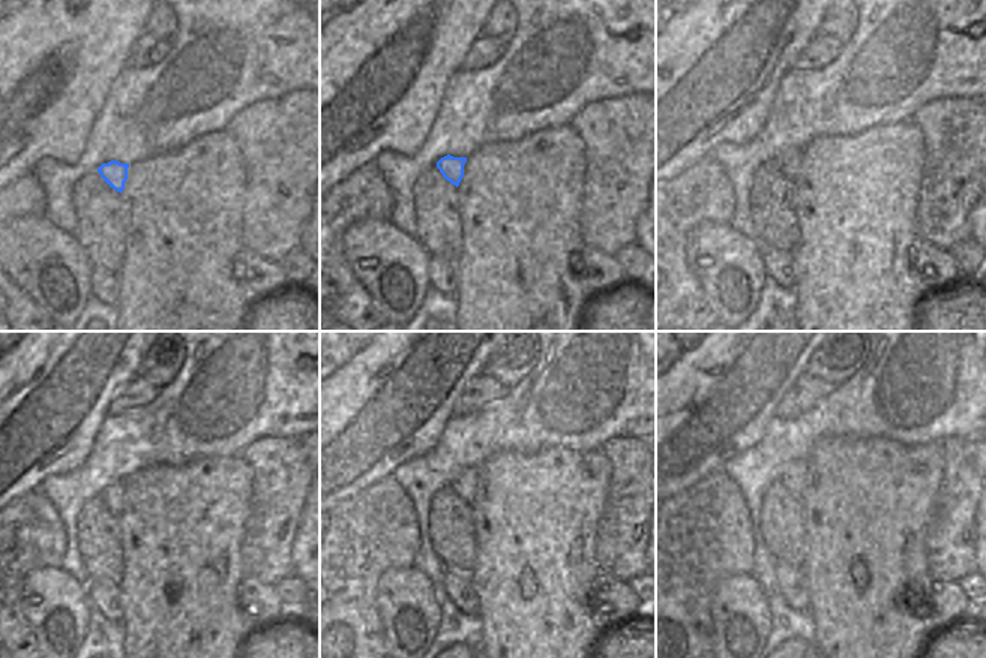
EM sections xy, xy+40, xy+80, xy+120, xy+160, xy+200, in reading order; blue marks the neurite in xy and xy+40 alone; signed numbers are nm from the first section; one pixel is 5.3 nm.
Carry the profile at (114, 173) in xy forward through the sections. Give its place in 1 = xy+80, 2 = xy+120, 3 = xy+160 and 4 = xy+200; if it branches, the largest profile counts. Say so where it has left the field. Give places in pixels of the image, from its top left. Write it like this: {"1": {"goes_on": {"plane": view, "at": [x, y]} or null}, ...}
{"1": {"goes_on": {"plane": "xy+80", "at": [788, 162]}}, "2": {"goes_on": {"plane": "xy+120", "at": [113, 496]}}, "3": {"goes_on": {"plane": "xy+160", "at": [464, 483]}}, "4": {"goes_on": {"plane": "xy+200", "at": [796, 475]}}}

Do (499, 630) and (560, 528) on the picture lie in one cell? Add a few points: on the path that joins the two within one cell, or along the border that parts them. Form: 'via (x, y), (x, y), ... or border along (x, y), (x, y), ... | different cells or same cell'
via (514, 604), (514, 580), (535, 553) | same cell

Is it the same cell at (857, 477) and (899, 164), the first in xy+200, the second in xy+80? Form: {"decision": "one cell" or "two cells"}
{"decision": "one cell"}

